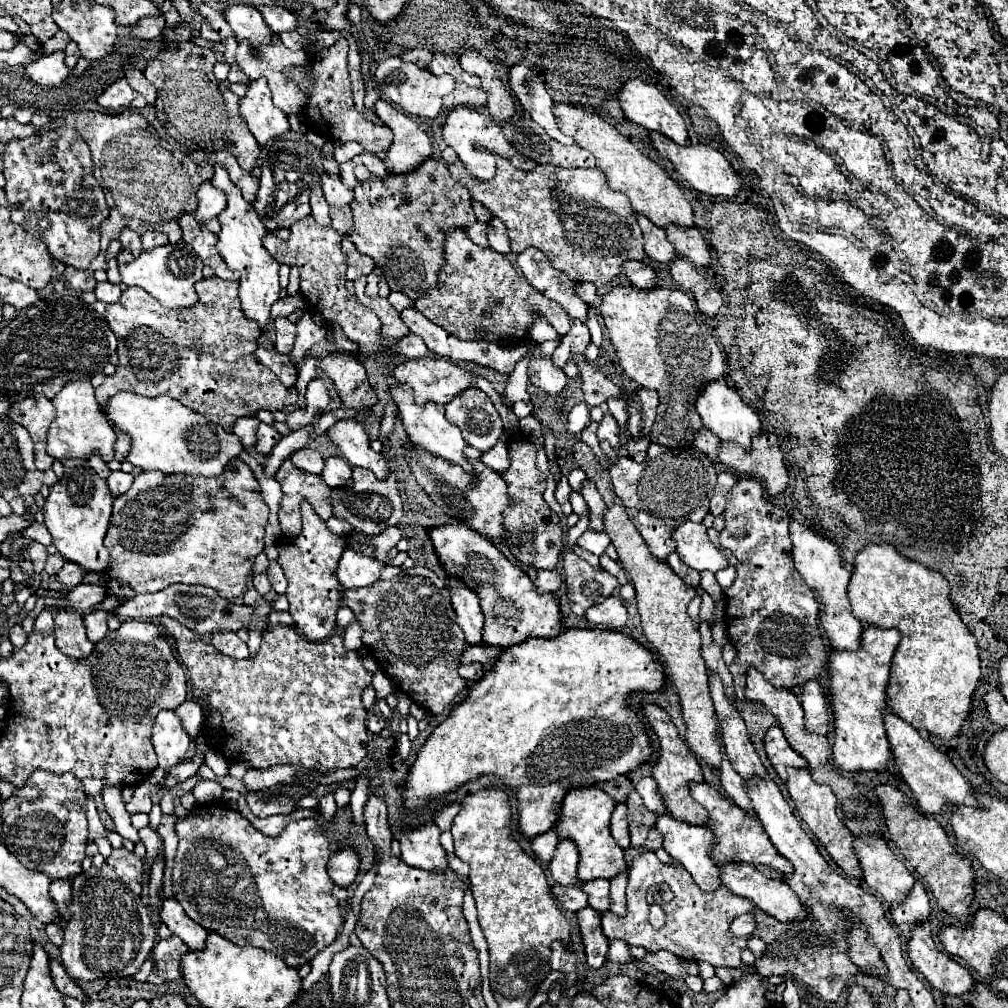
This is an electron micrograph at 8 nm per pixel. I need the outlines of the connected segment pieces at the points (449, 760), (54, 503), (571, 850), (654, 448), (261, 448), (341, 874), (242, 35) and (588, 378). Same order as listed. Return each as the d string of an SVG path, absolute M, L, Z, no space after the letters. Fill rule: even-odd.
M563 629L553 639L531 639L531 641L519 643L517 647L507 647L503 651L503 655L497 659L497 663L483 675L483 679L477 681L471 687L471 693L467 695L467 699L463 703L459 703L439 727L435 727L431 737L421 747L421 753L417 753L417 759L409 769L409 777L407 777L407 783L405 783L405 789L403 789L403 805L405 805L407 811L421 811L421 809L429 807L433 799L441 799L447 793L455 791L457 787L479 779L481 775L495 775L517 797L517 803L519 803L519 833L533 839L533 837L549 831L555 825L555 821L559 817L559 805L561 805L565 793L571 789L571 785L581 787L581 785L593 785L593 783L599 783L599 781L609 781L609 779L615 779L621 773L627 773L627 771L635 769L637 765L641 765L649 759L651 747L649 747L647 731L645 731L641 719L633 713L633 709L629 709L627 695L631 691L657 691L661 687L663 687L663 669L653 659L651 651L647 651L643 645L639 645L629 635L623 635L619 631Z
M65 459L63 461L63 479L59 483L55 483L49 491L49 497L45 501L45 525L53 537L53 545L57 547L57 551L67 559L73 561L81 567L85 567L87 571L105 571L109 565L109 549L105 549L103 539L109 527L109 519L111 519L111 505L113 505L113 495L105 483L105 479L101 479L87 463L87 459Z
M559 841L555 857L549 863L551 875L559 885L565 885L565 887L579 885L577 859L579 859L579 853L577 853L577 847L573 845L573 841Z
M651 443L647 449L647 459L635 463L631 457L617 455L617 461L609 461L609 475L617 497L623 501L629 519L643 535L653 557L665 561L673 553L671 533L677 525L693 519L703 521L709 513L709 499L717 481L715 465L695 447L689 449L669 449Z
M261 423L259 429L257 429L257 445L255 449L259 453L271 453L271 449L275 447L275 443L281 439L283 435L273 427L273 425L267 425L267 423Z
M343 848L331 855L327 863L327 873L339 887L349 887L359 871L359 857L352 848Z
M227 3L223 15L239 41L251 39L259 43L269 43L273 31L269 29L269 25L265 25L261 13L255 7L241 3Z
M579 353L579 355L573 355L571 357L577 367L579 367L579 373L581 373L581 379L583 379L583 401L593 407L593 405L601 405L605 403L609 397L619 397L619 387L607 379L599 369L595 369L585 353Z

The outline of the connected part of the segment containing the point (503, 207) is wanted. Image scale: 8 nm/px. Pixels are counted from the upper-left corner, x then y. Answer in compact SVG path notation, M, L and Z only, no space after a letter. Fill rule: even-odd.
M501 159L497 163L497 175L491 181L473 179L465 171L461 161L449 167L449 173L455 179L455 183L469 189L471 199L479 201L483 207L487 207L495 217L499 217L505 223L505 227L509 229L513 253L521 253L527 247L537 247L545 251L555 269L567 273L567 277L577 283L591 281L597 289L601 289L617 275L617 269L627 259L641 261L645 259L643 233L637 225L629 199L623 193L609 189L605 175L599 169L565 169L557 165L537 165L533 171L523 173L509 161Z

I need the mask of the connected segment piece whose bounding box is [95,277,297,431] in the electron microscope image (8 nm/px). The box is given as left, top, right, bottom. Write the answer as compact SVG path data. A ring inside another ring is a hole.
M219 277L213 279L201 279L197 283L197 295L199 301L191 309L165 309L161 303L157 303L149 293L137 287L127 287L121 295L121 299L113 305L107 305L107 323L117 335L119 341L119 363L115 375L109 375L101 387L95 389L95 397L99 405L107 405L109 397L113 397L119 391L131 391L145 397L159 397L169 395L189 409L195 409L197 413L205 415L209 421L225 427L227 431L233 429L233 423L239 417L251 417L257 415L261 409L269 409L275 413L277 409L283 409L287 405L293 405L297 401L297 391L287 389L281 385L273 373L263 367L255 359L257 339L261 335L261 329L255 321L249 321L239 307L239 295L237 295L237 281L223 281Z

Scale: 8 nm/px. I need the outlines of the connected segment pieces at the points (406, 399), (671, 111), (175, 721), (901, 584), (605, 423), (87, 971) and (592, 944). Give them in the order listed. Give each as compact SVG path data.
M393 385L389 389L393 401L397 403L399 407L399 415L401 415L401 421L403 421L403 427L409 435L409 441L415 445L415 447L421 447L445 461L449 461L451 465L459 465L463 469L469 469L471 463L469 459L465 457L463 449L467 445L467 441L463 439L461 435L461 429L457 429L457 425L453 425L451 421L447 421L445 417L445 405L437 405L437 403L425 403L425 405L417 405L413 401L413 389L409 389L407 385Z
M631 79L623 85L619 101L621 109L633 123L649 131L659 131L677 145L687 143L687 127L681 113L669 103L665 95L661 95L657 87Z
M161 711L155 719L155 753L159 757L159 767L171 769L183 763L189 749L191 737L183 731L179 717L173 711Z
M867 545L857 553L855 571L851 575L847 597L853 615L861 623L881 629L895 627L901 631L901 643L893 657L891 679L887 687L887 703L891 711L915 729L925 729L941 739L957 737L959 729L971 713L973 693L981 679L981 661L975 637L971 635L971 631L955 611L953 603L949 601L947 579L941 573L931 571L917 561L905 559L891 545Z
M605 413L605 417L601 419L599 423L599 429L597 429L597 437L599 439L607 439L611 443L611 447L615 451L619 451L619 435L617 435L617 421L611 413Z
M103 863L101 869L91 867L89 871L79 873L71 879L73 883L73 903L69 907L71 919L65 927L65 943L61 945L61 963L73 981L95 981L107 977L133 977L141 963L149 959L151 947L157 941L157 923L151 917L151 911L141 895L135 895L119 877L117 873Z
M585 907L577 913L577 919L579 919L579 927L581 927L587 963L591 967L599 969L607 961L607 951L609 951L609 941L601 929L601 915L595 909Z

